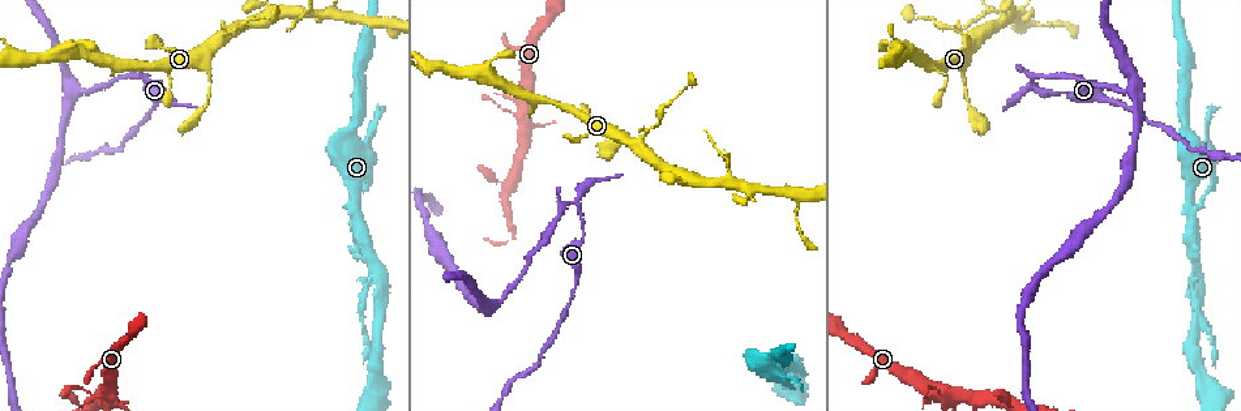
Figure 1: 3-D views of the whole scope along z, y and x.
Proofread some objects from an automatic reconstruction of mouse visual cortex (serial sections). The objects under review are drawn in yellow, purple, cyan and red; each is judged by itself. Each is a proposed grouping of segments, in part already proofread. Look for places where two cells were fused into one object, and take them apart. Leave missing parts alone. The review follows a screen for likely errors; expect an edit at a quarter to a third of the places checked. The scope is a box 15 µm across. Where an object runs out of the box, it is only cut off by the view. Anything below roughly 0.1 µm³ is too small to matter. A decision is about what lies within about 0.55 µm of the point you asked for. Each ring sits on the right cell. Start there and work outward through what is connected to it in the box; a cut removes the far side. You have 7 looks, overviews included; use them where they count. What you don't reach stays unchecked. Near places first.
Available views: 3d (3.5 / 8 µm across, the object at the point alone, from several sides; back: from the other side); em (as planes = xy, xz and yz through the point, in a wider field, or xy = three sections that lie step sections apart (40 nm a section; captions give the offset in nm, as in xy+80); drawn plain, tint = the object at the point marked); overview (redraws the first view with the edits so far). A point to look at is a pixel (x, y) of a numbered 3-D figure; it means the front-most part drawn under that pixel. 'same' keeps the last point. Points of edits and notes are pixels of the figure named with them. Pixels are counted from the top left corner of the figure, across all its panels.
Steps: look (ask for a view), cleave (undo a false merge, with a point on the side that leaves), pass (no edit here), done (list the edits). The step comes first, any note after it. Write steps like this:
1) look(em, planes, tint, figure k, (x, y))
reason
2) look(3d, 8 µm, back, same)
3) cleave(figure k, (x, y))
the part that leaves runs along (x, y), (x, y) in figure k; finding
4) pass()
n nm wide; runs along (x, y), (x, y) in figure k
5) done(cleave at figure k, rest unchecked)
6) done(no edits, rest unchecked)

look(3d, 3.5 µm, back, figure 1, (159, 87))
sharp bend

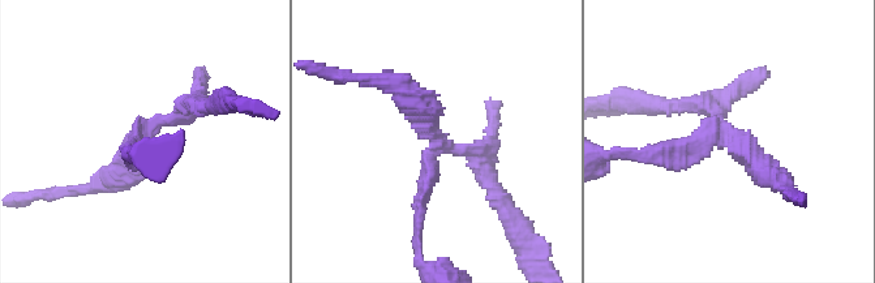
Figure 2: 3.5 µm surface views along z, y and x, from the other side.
look(em, xy, step 5, tint, figure 2, (151, 131))

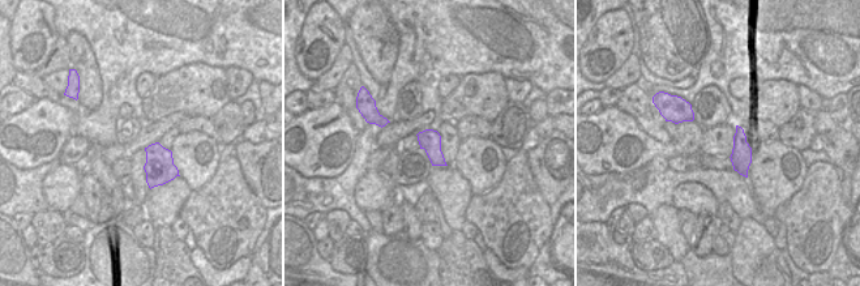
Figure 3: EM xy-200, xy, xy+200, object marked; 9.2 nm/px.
pass()
runs along (128, 153), (161, 120), (205, 104) in figure 2; all the same cell

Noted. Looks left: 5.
look(3d, 8 µm, figure 1, (651, 126))
narrows sharply

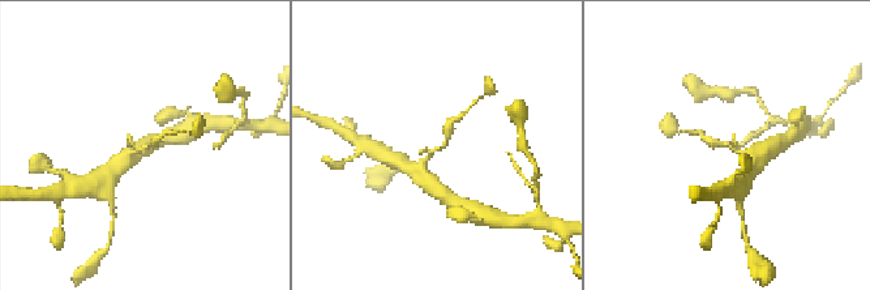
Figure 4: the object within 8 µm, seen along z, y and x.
look(em, xy, step 3, tint, figure 4, (438, 151))

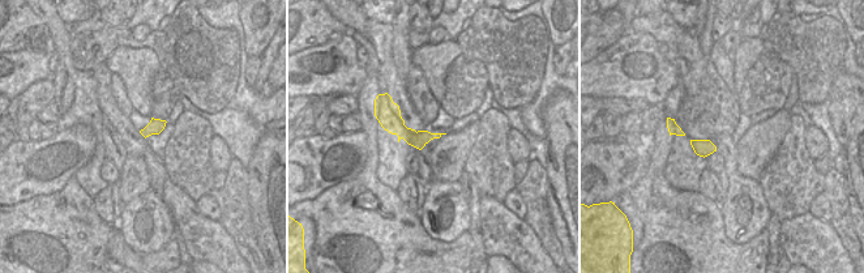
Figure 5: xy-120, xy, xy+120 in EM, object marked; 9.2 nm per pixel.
cleave(figure 4, (448, 129))
the part that leaves runs along (436, 149), (446, 141), (448, 126), (467, 110) in figure 4; a second cell is stuck on

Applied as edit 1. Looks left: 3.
look(3d, 3.5 µm, figure 1, (75, 94))
three-way junction

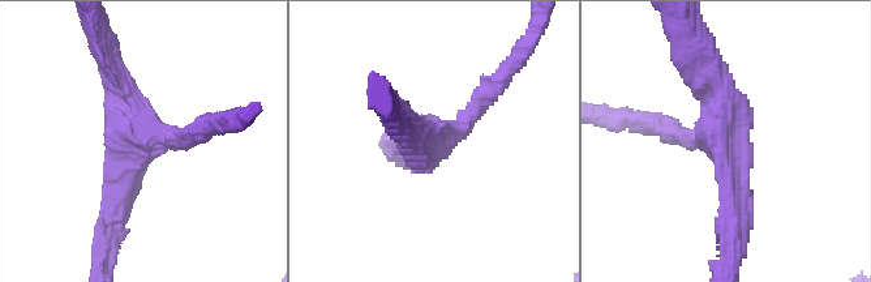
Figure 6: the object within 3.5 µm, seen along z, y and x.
look(em, xy, step 2, tint, figure 6, (143, 141))

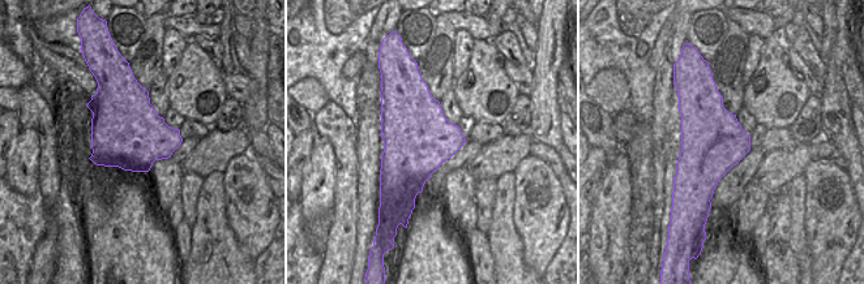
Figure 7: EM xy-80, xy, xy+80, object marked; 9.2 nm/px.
look(em, planes, tint, same)
another direction

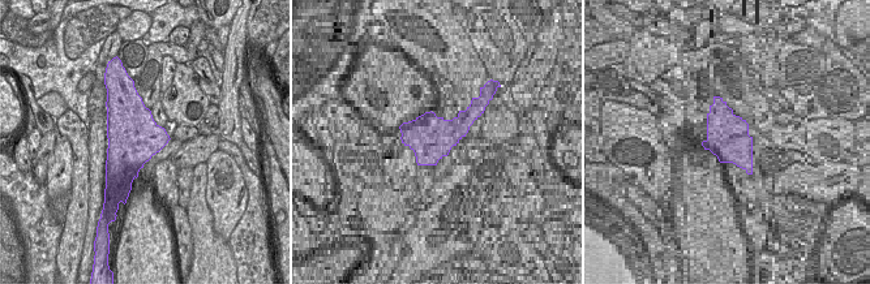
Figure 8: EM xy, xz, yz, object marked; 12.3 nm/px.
pass()
runs along (204, 128), (144, 141), (107, 221) in figure 6; all the same cell

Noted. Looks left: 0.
done(cleave at figure 4, rest unchecked)

